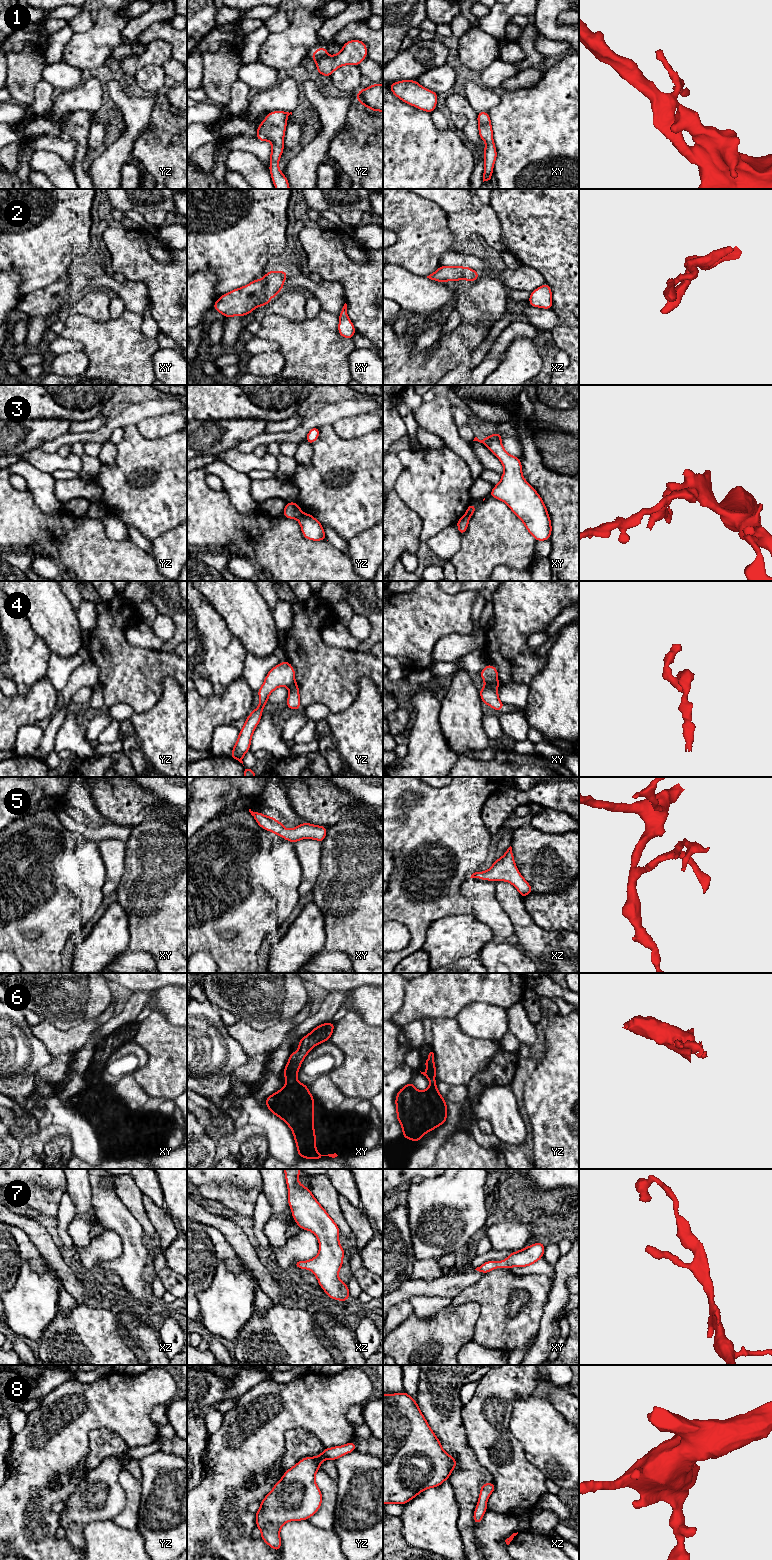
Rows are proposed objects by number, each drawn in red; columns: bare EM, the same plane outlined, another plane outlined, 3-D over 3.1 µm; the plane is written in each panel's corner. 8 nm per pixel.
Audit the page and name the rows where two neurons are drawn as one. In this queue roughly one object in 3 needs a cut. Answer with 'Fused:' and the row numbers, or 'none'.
Fused: 3, 4

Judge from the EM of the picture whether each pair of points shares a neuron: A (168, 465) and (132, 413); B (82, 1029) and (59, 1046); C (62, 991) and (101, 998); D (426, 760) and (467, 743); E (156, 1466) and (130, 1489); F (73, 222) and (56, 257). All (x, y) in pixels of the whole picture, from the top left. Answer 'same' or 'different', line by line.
A: different
B: same
C: same
D: different
E: different
F: same

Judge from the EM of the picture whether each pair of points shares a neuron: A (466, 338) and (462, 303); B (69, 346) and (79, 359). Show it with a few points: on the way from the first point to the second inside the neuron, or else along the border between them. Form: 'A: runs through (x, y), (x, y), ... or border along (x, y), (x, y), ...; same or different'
A: border along (486, 314), (475, 322), (464, 322), (462, 324); different
B: border along (82, 350), (56, 355); different

